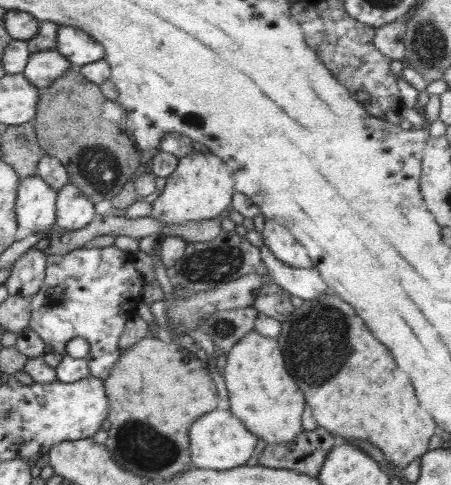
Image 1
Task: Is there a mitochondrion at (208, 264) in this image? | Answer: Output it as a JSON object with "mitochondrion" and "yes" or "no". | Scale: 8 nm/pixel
{"mitochondrion":"yes"}

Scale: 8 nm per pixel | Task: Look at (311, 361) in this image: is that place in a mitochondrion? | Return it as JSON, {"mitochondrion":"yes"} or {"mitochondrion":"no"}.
{"mitochondrion":"yes"}

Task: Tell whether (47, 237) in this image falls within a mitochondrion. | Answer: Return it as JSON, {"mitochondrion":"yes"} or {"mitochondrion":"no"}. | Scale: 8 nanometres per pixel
{"mitochondrion":"no"}

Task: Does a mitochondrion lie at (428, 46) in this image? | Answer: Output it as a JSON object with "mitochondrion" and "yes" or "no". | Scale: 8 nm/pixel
{"mitochondrion":"yes"}

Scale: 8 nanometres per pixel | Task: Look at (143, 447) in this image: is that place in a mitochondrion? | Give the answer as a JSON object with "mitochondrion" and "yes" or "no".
{"mitochondrion":"yes"}

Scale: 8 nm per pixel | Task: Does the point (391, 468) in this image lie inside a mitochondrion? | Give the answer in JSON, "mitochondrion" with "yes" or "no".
{"mitochondrion":"no"}

